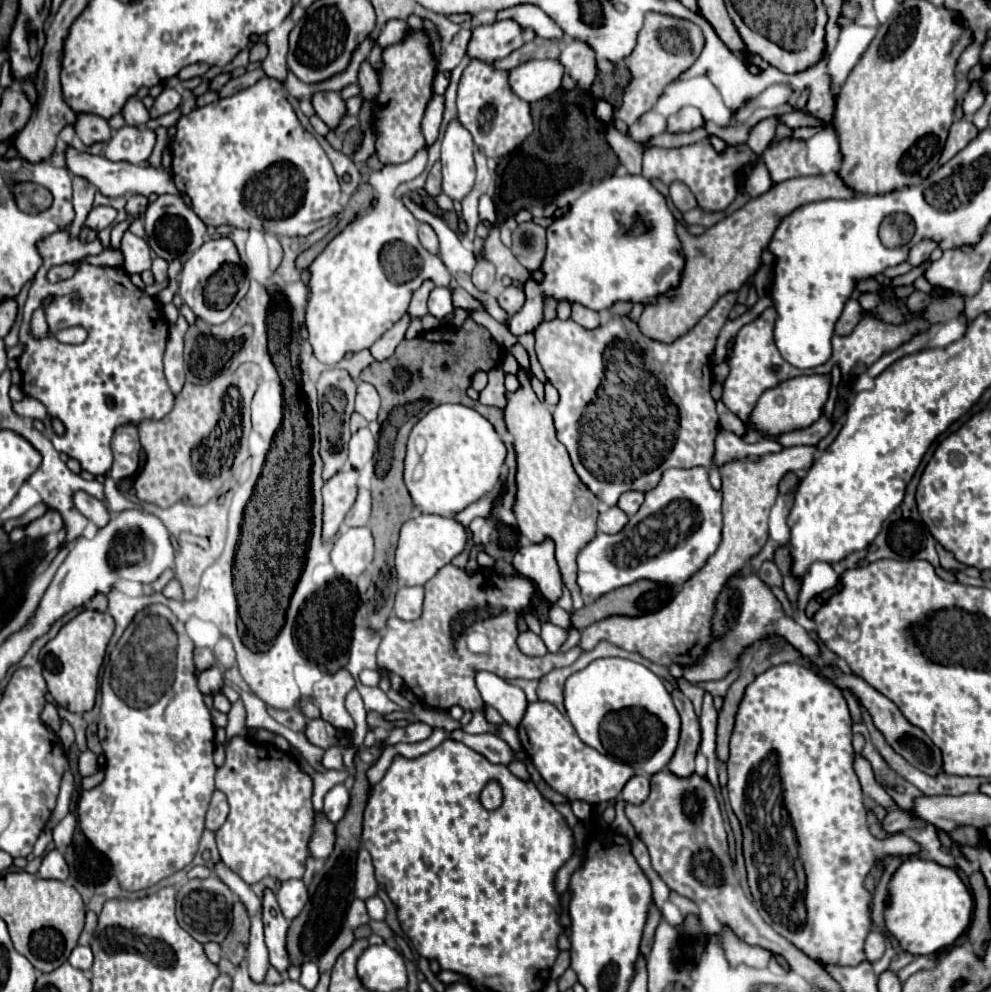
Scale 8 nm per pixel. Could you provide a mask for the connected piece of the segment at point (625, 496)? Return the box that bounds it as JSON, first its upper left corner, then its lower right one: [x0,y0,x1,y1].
[618,491,644,515]

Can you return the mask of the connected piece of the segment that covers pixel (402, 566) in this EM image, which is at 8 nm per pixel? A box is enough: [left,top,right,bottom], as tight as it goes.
[396,515,468,585]

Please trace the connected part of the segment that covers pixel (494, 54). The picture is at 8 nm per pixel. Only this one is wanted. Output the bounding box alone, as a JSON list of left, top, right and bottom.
[468,21,524,63]

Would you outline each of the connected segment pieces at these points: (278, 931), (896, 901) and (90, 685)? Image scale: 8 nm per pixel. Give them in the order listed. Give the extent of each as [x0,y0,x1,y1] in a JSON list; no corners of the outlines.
[[262,889,290,973],[884,859,972,955],[40,609,114,713]]

